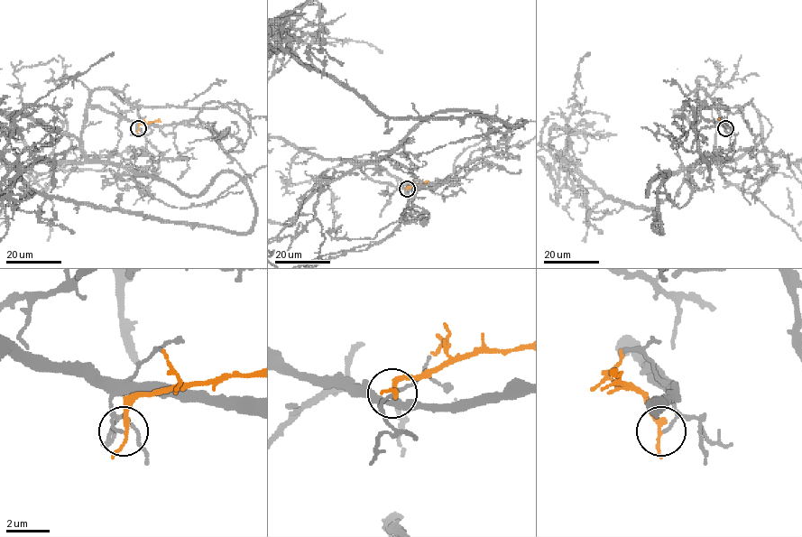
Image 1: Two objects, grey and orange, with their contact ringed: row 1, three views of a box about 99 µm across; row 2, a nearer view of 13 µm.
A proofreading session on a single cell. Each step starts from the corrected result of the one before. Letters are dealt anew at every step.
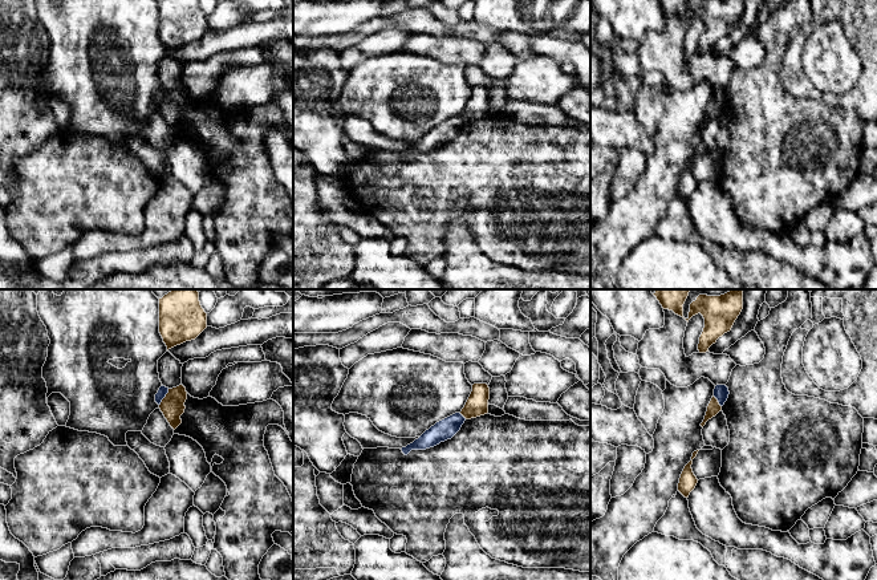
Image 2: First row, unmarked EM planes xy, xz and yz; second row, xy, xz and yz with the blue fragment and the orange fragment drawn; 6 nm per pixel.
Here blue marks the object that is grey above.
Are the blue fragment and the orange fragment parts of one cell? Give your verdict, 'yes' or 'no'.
no

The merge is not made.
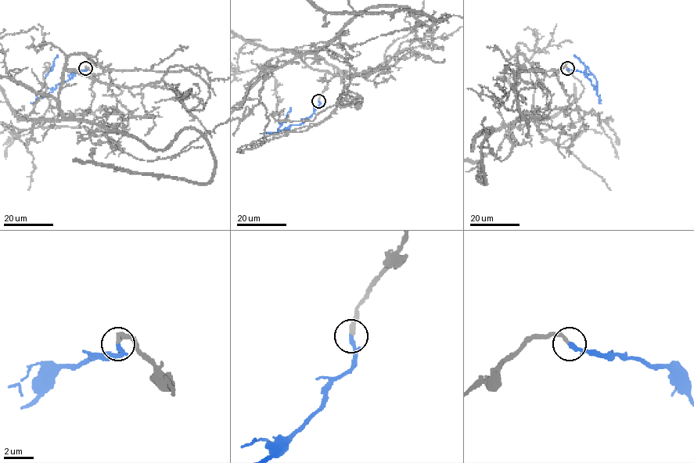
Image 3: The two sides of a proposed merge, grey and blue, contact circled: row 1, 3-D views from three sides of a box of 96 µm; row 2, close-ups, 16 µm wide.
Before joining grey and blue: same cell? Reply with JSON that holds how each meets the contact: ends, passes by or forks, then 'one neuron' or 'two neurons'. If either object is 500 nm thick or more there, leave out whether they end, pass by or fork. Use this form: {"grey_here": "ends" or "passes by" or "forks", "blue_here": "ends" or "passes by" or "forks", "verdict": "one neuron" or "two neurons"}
{"grey_here": "ends", "blue_here": "ends", "verdict": "one neuron"}

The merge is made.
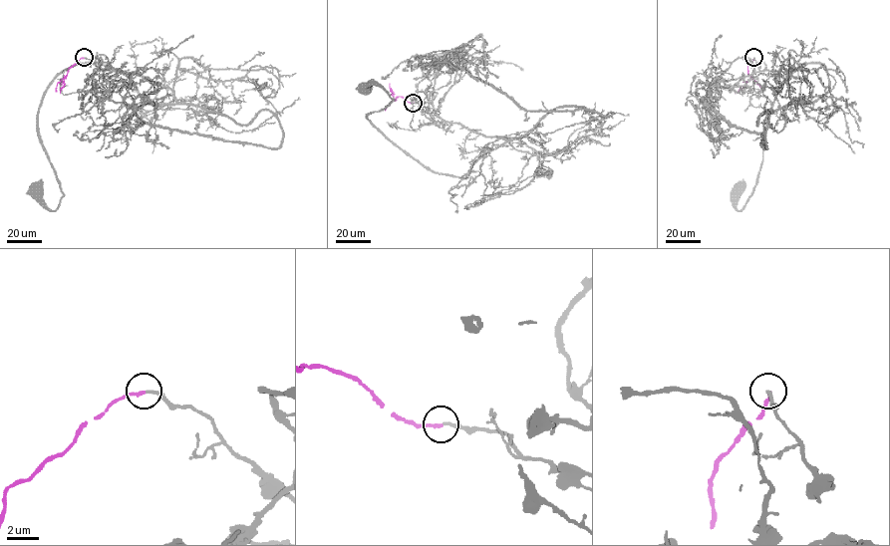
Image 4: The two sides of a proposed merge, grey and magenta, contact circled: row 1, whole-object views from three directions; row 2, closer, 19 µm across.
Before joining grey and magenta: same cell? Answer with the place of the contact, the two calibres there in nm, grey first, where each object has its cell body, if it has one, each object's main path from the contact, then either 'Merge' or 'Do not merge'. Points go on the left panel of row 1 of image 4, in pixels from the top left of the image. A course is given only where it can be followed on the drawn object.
Place: (84, 57). Thickness 190 nm (grey) against 200 nm. Soma of grey: (34, 191). Soma of magenta: none. Course of grey: (84, 57), (175, 104), (147, 103), (97, 63), (65, 69), (37, 115), (64, 195), (51, 210), (33, 192). Course of magenta: (84, 57), (70, 67), (60, 93). Merge

